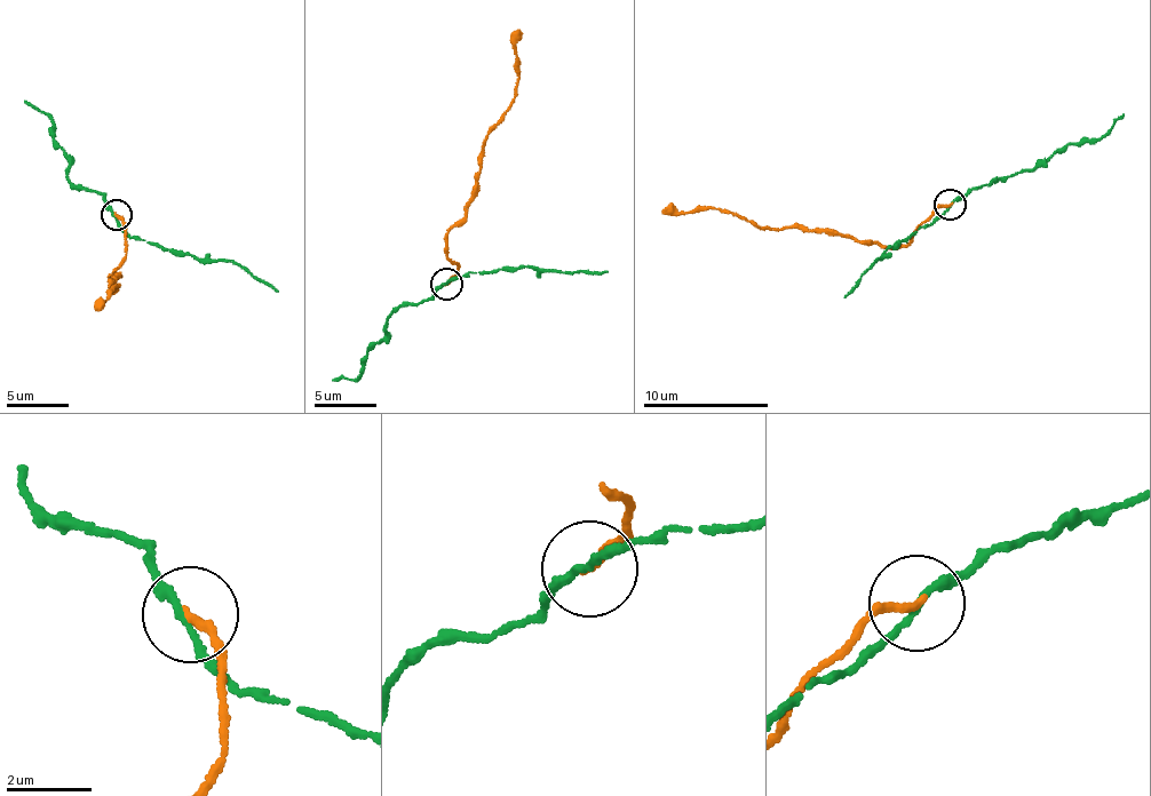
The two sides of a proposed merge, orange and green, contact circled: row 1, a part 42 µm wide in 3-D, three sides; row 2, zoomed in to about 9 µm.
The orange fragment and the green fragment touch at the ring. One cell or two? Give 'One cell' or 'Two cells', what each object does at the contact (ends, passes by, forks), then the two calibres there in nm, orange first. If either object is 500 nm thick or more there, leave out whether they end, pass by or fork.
Two cells. At the ring orange ends. At the ring green passes by. Thickness 190 nm (orange) against 150 nm

